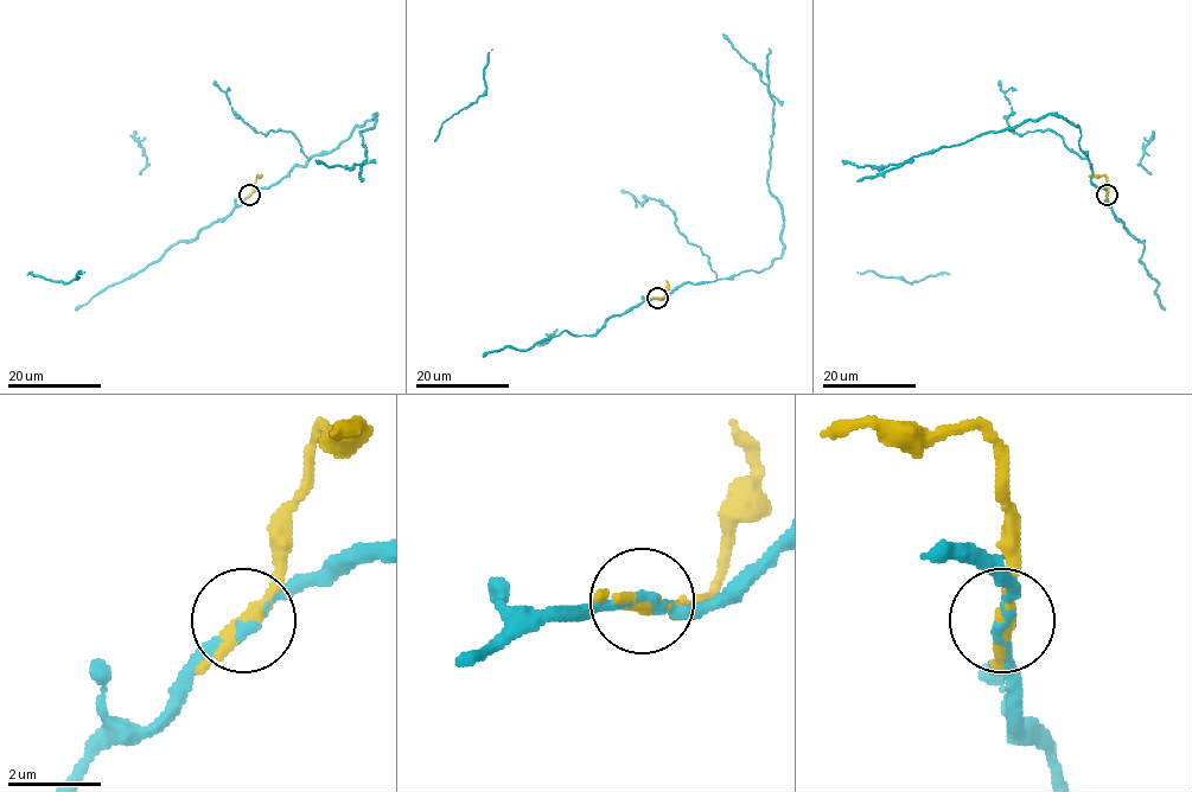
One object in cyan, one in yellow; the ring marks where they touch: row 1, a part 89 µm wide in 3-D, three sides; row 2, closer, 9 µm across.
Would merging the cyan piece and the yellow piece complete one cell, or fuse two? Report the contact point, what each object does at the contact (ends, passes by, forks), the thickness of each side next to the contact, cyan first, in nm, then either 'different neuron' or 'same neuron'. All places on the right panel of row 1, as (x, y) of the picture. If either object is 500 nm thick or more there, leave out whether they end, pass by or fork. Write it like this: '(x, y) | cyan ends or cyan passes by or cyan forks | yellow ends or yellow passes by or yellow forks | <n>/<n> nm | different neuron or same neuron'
(1107, 195) | cyan passes by | yellow passes by | 200/280 nm | different neuron

